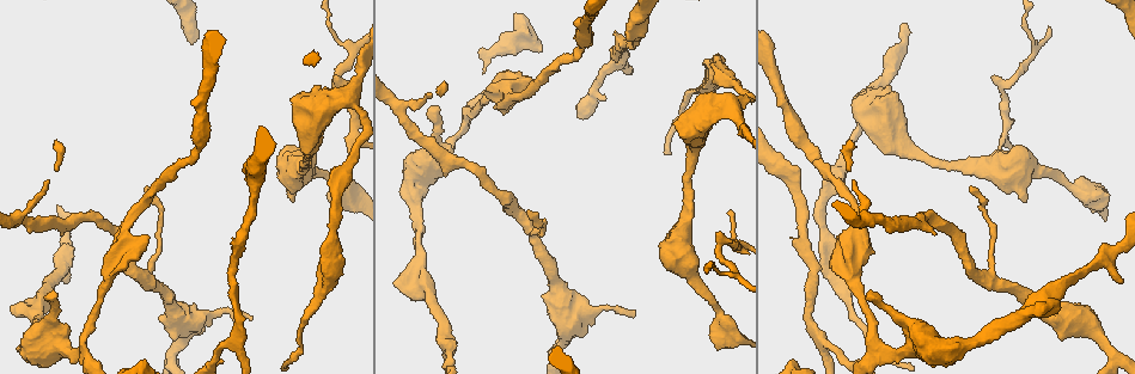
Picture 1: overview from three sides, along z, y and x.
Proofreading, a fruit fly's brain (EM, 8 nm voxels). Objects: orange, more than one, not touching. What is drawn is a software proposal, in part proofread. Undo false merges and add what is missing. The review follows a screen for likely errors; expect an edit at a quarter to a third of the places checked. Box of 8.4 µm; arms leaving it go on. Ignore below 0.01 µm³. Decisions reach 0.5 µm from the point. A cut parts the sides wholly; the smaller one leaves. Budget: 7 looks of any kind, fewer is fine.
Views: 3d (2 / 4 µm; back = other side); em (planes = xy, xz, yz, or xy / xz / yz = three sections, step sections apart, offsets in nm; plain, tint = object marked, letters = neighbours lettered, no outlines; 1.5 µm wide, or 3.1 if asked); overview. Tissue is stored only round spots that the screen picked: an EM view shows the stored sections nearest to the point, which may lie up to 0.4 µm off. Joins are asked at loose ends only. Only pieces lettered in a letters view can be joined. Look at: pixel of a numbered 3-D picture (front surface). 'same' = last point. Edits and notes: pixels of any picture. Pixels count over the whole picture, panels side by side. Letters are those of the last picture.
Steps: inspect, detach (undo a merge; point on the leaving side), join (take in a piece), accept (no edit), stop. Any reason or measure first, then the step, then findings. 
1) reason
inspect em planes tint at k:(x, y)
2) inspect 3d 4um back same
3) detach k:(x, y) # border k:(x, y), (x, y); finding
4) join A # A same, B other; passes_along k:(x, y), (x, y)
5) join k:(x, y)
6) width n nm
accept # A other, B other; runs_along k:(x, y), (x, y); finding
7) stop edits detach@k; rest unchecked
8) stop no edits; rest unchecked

three arms meet
inspect 3d 2um at 1:(819, 341)

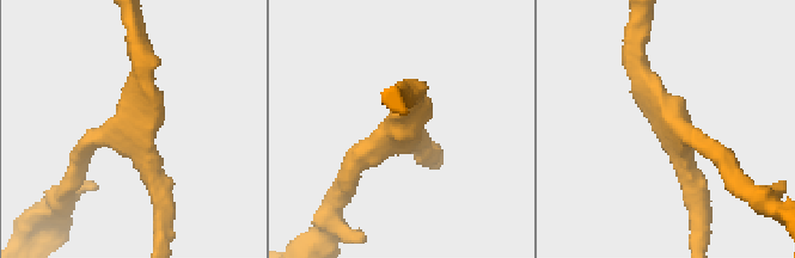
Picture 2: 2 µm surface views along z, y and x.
inspect em planes letters at 2:(132, 124)

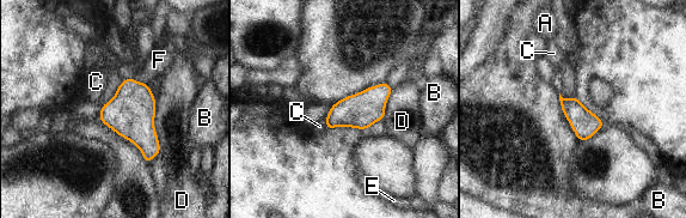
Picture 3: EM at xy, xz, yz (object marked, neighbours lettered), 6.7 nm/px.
accept # A other, B other, C other, D other, E other, F other; border 3:(154, 97), (153, 126), (160, 153); continuous, no second cell

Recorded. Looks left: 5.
thick turns thin
inspect 3d 4um at 1:(686, 200)

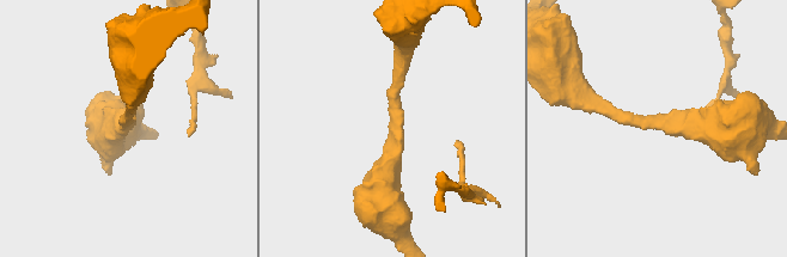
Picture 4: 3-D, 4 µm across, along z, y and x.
shape alone is not enough
inspect em xy step 4 plain at 4:(396, 126)

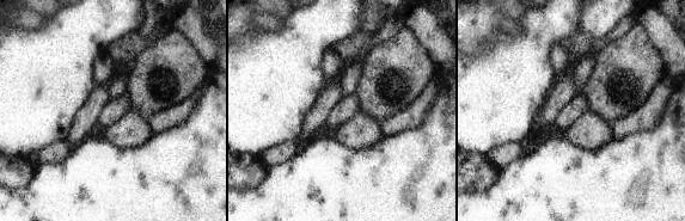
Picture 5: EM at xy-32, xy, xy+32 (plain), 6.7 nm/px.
what lies round it
inspect em xy step 4 letters same

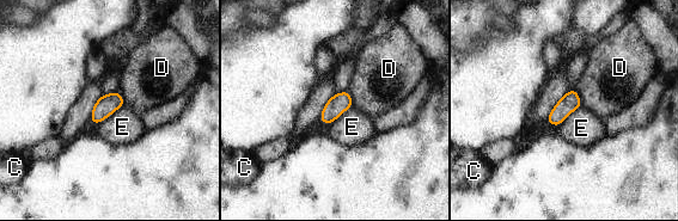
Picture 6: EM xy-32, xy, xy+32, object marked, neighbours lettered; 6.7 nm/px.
accept # C other, D other, E other; border 6:(124, 105), (121, 105), (97, 124); all the same cell

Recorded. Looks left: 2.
inspect 3d 4um at 1:(632, 317)

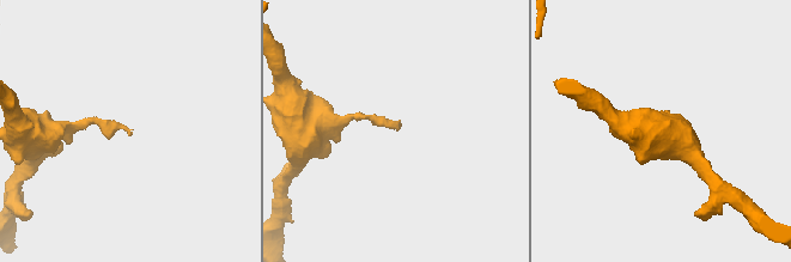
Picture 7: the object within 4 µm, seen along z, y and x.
inspect em planes letters at 7:(397, 131)

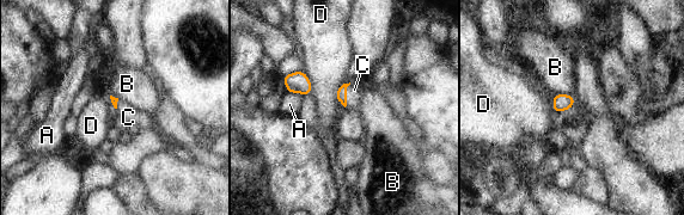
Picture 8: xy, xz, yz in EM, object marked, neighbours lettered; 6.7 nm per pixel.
join C # A other, B other, C same, D other; passes_along 8:(341, 93), (346, 94), (354, 90); it goes on there

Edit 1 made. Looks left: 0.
stop edits join@8; rest unchecked

